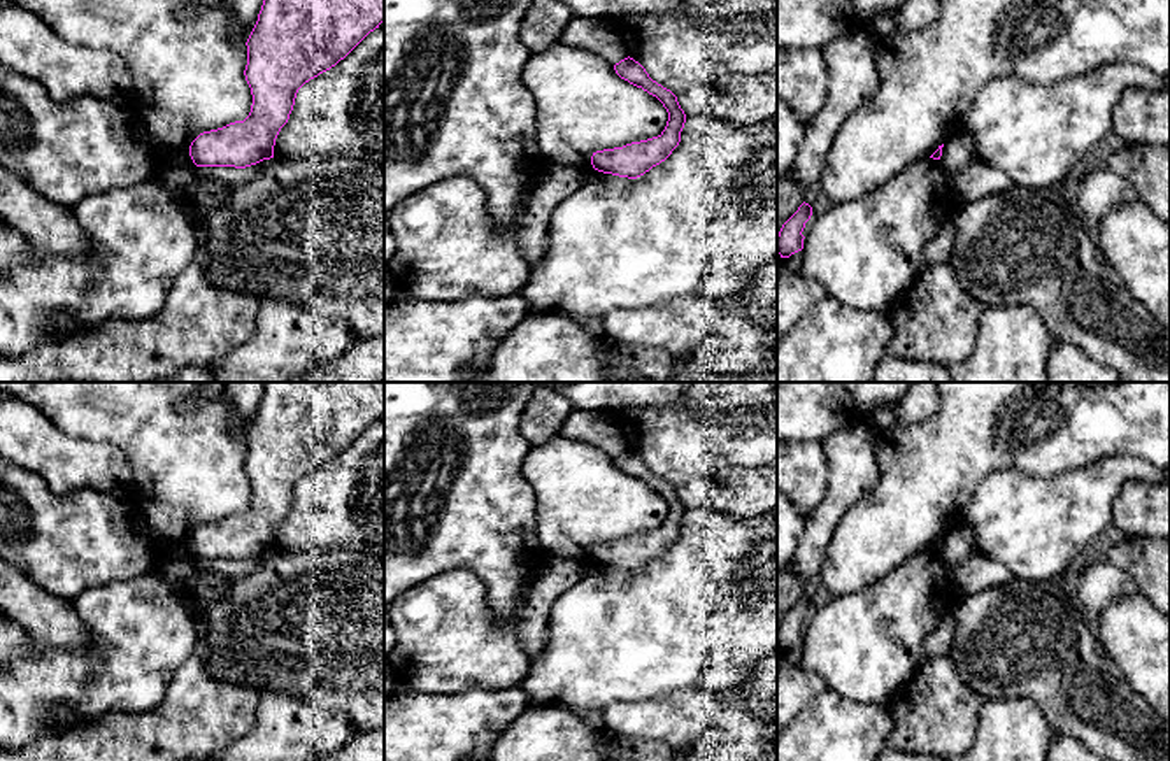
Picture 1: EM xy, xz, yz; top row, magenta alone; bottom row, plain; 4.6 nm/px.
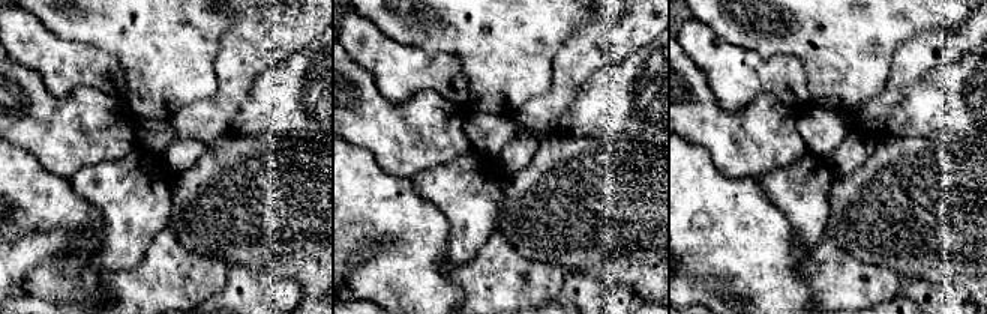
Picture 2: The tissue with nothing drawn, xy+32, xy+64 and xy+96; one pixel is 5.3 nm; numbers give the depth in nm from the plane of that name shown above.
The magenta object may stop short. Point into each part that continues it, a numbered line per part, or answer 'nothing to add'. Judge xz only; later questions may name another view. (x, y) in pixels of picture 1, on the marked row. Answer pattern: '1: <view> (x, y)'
nothing to add

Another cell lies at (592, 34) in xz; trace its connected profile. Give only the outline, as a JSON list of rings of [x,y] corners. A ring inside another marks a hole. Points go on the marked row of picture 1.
[[[574,16],[565,26],[560,42],[598,54],[610,65],[628,58],[628,49],[621,37],[603,18]]]

